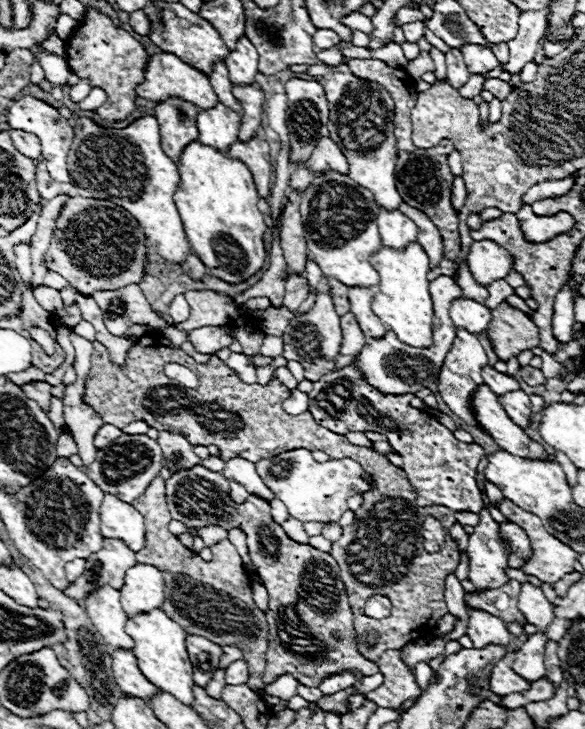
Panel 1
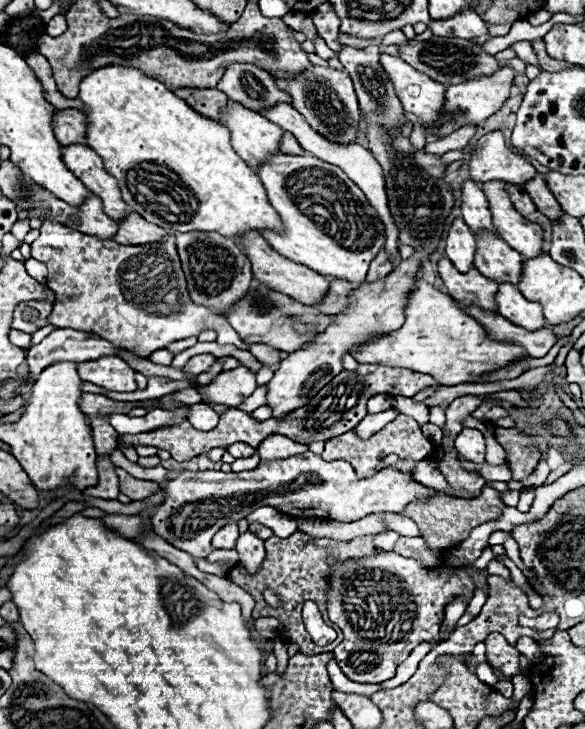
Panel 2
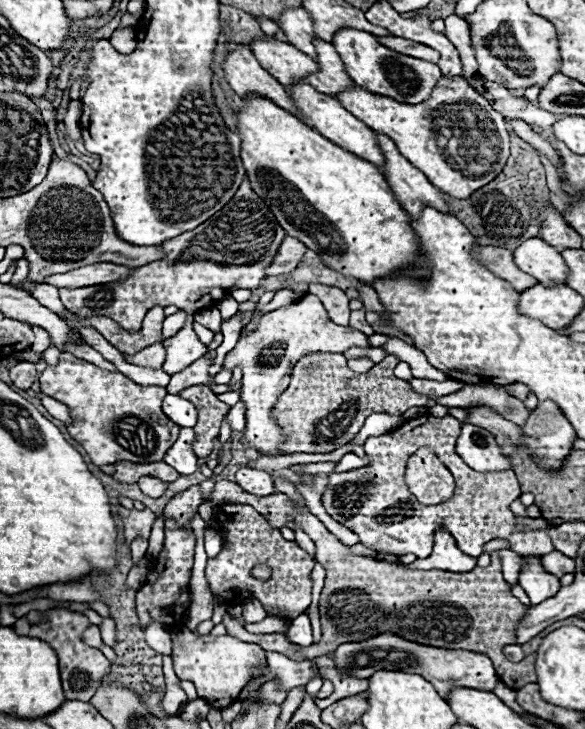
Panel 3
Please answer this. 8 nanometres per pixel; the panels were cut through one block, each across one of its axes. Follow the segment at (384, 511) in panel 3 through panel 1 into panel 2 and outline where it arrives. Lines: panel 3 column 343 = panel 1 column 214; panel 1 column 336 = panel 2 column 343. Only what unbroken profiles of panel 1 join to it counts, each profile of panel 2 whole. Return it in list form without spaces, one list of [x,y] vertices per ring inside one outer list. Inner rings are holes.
[[[384,550],[372,558],[336,562],[328,586],[328,616],[344,632],[342,644],[334,650],[338,666],[354,682],[380,684],[394,678],[396,668],[418,644],[434,642],[432,648],[438,644],[446,606],[458,598],[470,602],[474,590],[476,584],[466,566],[426,566],[420,560]],[[382,636],[404,638],[388,644],[380,642]]]

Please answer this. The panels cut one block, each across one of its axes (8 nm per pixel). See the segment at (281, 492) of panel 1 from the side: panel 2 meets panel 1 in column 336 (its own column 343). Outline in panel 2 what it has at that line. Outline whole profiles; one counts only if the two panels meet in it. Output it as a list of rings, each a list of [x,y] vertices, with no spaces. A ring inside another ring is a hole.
[[[304,452],[284,460],[274,460],[258,464],[250,472],[180,472],[176,480],[170,480],[168,498],[152,514],[152,530],[162,540],[170,542],[178,550],[188,552],[194,558],[206,558],[214,548],[210,544],[212,536],[226,522],[238,522],[238,518],[248,516],[260,506],[272,506],[278,512],[290,516],[302,516],[302,512],[290,510],[310,510],[304,512],[308,518],[328,518],[338,522],[352,522],[374,512],[396,512],[402,514],[404,506],[416,498],[436,494],[436,490],[426,488],[410,480],[410,474],[384,468],[374,478],[358,480],[354,468],[344,460],[326,462],[318,454]]]

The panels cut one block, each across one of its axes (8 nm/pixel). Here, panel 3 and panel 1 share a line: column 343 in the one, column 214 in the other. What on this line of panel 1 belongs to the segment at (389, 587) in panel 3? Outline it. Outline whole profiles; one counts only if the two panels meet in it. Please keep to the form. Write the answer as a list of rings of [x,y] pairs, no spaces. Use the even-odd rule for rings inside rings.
[[[154,478],[148,490],[132,502],[132,506],[144,516],[146,526],[146,546],[136,552],[136,560],[144,564],[152,564],[158,570],[166,572],[164,582],[164,612],[168,614],[176,624],[184,626],[182,630],[188,634],[200,634],[208,638],[210,642],[216,642],[218,646],[234,644],[242,650],[244,660],[248,662],[248,686],[252,690],[262,692],[262,676],[266,668],[266,646],[268,646],[268,626],[266,616],[260,612],[252,600],[250,592],[250,578],[244,570],[242,558],[236,552],[236,548],[230,544],[230,540],[222,540],[212,544],[212,560],[202,560],[196,552],[188,550],[180,544],[180,540],[168,530],[170,524],[170,512],[166,508],[166,496],[164,496],[164,482],[162,478]]]

